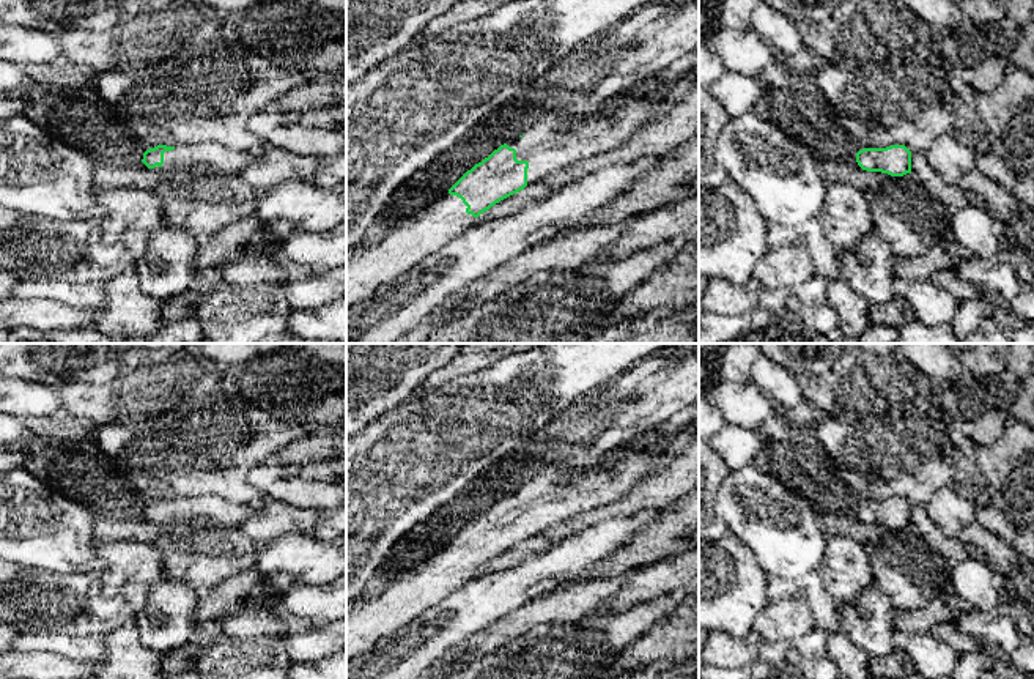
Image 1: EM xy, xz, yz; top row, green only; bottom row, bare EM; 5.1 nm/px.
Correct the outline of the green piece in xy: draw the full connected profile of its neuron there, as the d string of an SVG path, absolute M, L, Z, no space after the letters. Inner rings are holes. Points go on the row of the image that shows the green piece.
M217 142L157 145L143 153L142 162L161 173L187 176L231 176L253 162L257 153L231 150Z

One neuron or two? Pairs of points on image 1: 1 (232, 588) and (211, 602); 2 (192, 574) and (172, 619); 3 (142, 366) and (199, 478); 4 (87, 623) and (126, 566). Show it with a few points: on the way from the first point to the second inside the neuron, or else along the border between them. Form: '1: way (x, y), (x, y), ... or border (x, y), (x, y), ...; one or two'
1: way (227, 593), (216, 602); one
2: border (164, 577), (184, 580), (200, 593); two
3: way (180, 363), (199, 382), (199, 440); one
4: way (107, 624), (115, 623), (132, 605), (132, 586); one

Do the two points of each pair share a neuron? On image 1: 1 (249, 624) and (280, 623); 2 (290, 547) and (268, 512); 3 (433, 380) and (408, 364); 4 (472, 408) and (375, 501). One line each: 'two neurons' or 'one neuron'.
1: one neuron
2: two neurons
3: two neurons
4: one neuron

